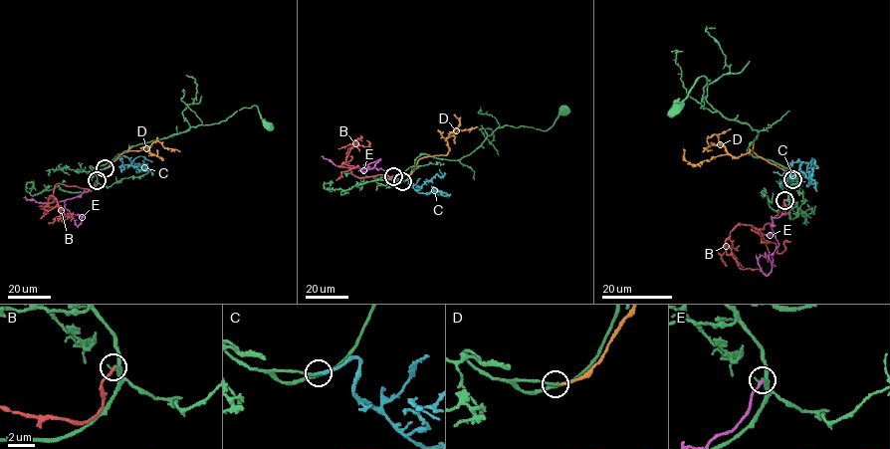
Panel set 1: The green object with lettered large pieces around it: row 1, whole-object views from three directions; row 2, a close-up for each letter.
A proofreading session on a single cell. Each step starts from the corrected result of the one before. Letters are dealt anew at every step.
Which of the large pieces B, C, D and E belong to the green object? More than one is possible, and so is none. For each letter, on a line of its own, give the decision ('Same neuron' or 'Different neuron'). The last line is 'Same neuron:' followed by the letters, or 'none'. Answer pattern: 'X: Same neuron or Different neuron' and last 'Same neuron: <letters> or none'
B: Different neuron
C: Same neuron
D: Different neuron
E: Different neuron
Same neuron: C

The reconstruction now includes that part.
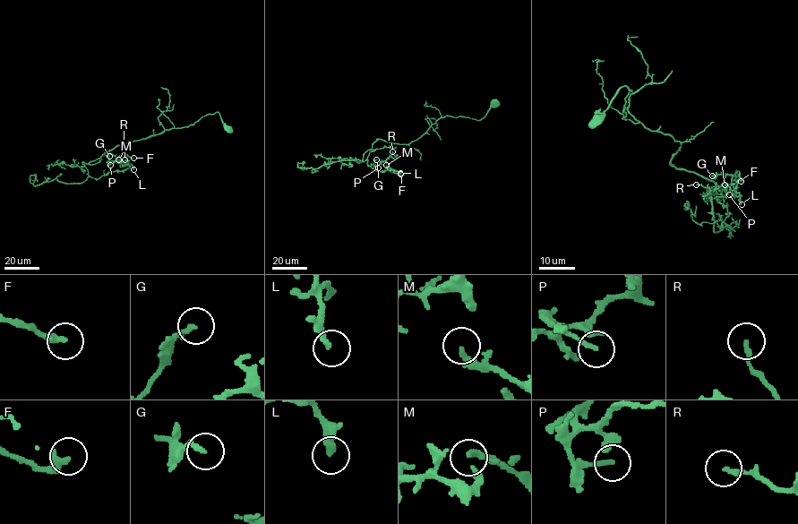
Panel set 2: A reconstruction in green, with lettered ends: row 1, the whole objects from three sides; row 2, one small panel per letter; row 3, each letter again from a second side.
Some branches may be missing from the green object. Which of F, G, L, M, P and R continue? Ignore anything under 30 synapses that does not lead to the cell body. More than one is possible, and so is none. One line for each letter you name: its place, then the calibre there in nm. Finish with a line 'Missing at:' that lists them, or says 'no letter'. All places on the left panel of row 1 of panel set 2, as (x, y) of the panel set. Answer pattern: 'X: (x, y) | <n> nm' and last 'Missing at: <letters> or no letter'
Missing at: no letter

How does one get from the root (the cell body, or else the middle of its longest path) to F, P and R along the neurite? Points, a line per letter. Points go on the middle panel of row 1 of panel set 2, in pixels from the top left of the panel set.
F: (382, 140), (373, 143), (364, 161), (356, 161), (367, 159), (367, 164), (376, 171), (400, 173)
P: (382, 140), (373, 143), (364, 161), (356, 161), (367, 159), (367, 164), (373, 169), (374, 166), (378, 167)
R: (382, 140), (373, 143), (364, 161), (356, 161), (367, 159), (375, 169), (390, 156), (395, 158), (392, 151)

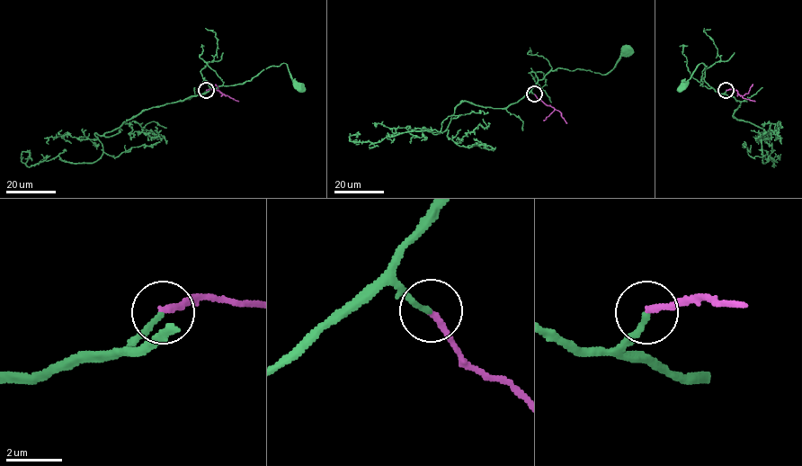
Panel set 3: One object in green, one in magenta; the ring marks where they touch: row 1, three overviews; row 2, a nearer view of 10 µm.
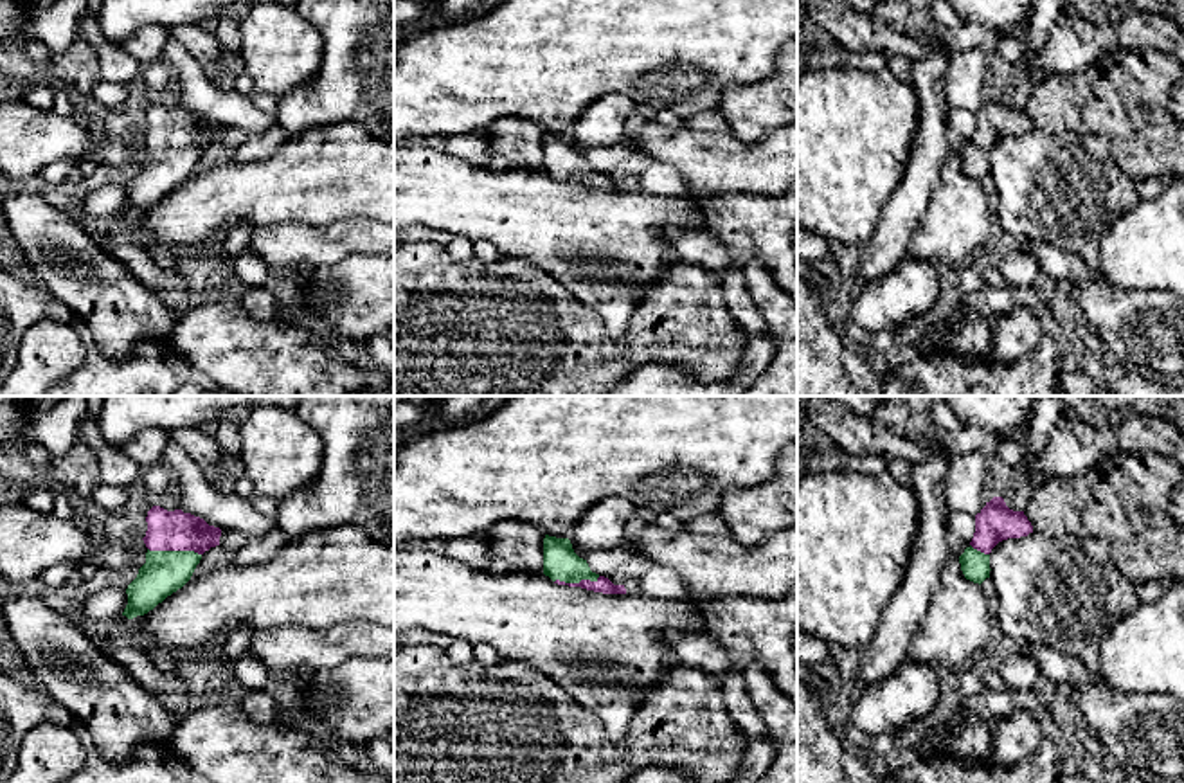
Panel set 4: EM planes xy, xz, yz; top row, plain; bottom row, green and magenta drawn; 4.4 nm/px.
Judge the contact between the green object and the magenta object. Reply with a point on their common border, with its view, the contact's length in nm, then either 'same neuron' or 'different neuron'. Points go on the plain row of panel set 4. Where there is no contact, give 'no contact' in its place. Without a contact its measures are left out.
xy (175, 148) | 240 nm | same neuron

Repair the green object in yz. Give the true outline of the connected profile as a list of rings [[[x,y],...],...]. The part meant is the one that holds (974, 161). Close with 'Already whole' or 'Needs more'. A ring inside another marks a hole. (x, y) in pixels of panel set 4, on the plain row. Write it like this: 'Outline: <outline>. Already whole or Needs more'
Outline: [[[993,94],[975,112],[973,135],[959,153],[964,175],[981,182],[990,175],[991,146],[1002,137],[1027,133],[1029,130],[1033,130],[1033,122],[1024,108],[1013,108],[1002,94]]]. Needs more

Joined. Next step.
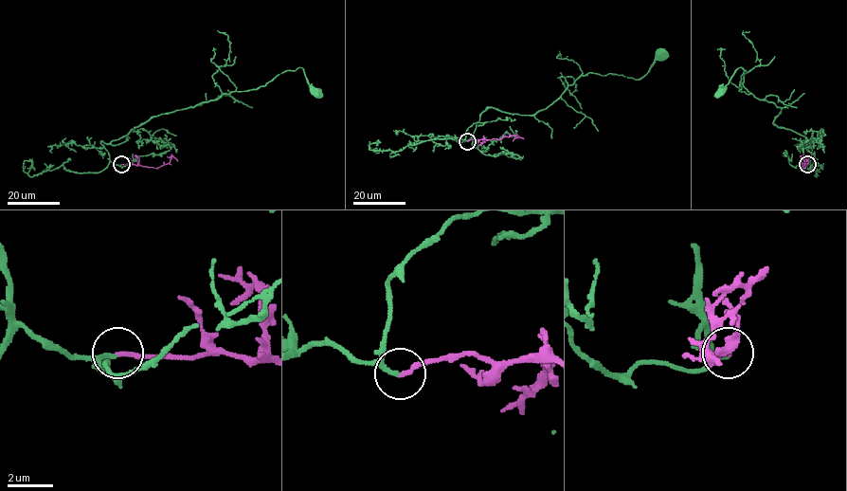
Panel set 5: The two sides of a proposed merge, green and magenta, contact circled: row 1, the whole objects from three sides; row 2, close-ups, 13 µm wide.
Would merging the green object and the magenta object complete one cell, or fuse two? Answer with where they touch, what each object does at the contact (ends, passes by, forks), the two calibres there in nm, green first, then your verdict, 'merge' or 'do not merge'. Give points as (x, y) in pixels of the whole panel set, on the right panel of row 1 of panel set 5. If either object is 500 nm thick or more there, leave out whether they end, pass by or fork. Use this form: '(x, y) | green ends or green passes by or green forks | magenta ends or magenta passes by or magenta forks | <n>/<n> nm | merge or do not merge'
(807, 164) | green passes by | magenta ends | 130/200 nm | merge

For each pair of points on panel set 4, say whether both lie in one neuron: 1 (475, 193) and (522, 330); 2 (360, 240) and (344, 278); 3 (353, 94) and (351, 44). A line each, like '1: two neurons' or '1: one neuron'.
1: two neurons
2: two neurons
3: one neuron

